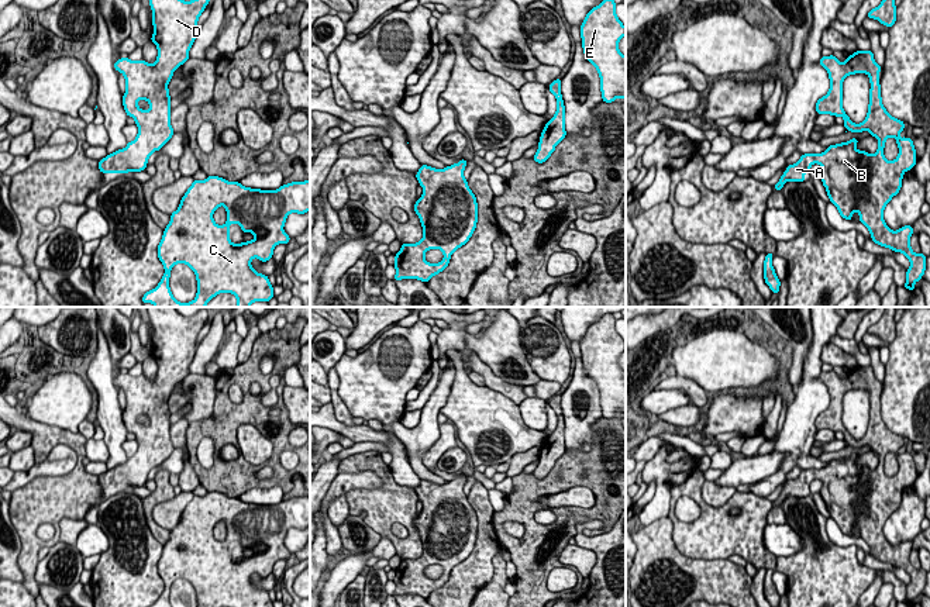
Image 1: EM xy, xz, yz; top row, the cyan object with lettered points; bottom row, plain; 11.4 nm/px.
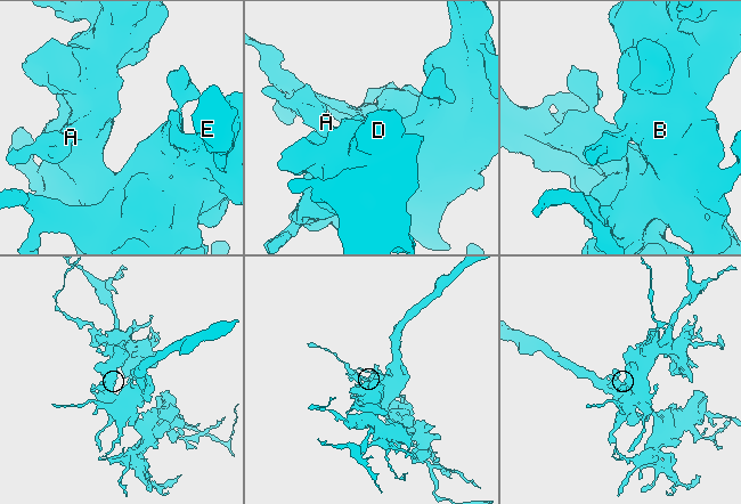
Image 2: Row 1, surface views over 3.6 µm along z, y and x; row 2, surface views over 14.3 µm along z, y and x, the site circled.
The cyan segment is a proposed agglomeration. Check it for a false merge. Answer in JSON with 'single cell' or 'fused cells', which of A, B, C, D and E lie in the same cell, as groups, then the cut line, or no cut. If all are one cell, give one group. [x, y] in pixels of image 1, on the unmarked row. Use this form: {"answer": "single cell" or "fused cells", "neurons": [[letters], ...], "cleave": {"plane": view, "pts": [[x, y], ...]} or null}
{"answer": "single cell", "neurons": [["A", "B", "C", "D", "E"]], "cleave": null}

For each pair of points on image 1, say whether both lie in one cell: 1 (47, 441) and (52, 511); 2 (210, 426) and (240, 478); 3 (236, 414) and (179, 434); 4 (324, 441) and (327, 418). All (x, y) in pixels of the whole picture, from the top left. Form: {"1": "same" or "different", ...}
{"1": "same", "2": "same", "3": "different", "4": "different"}

